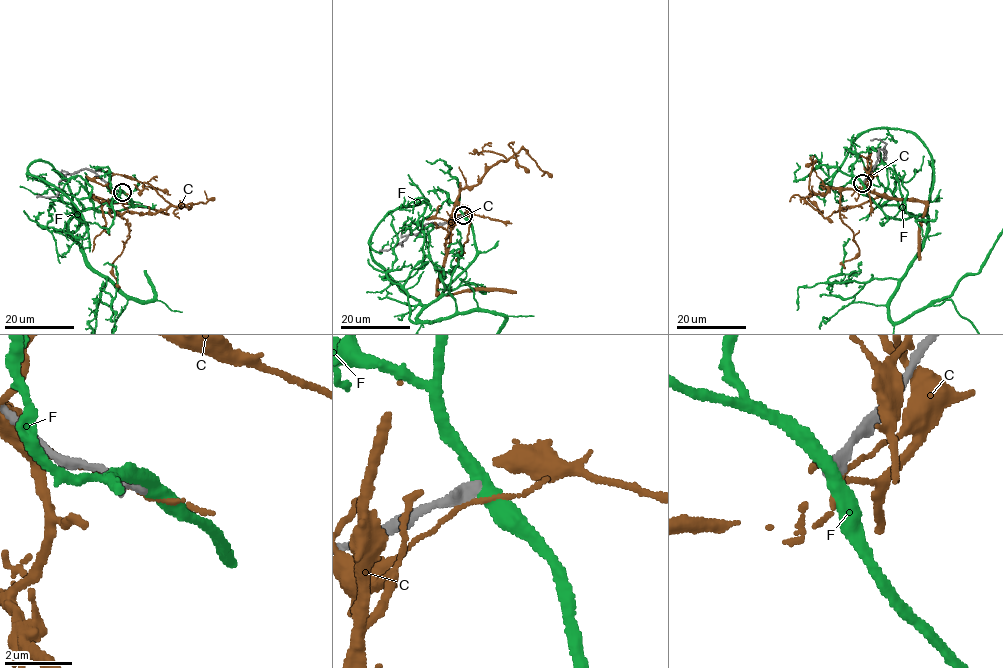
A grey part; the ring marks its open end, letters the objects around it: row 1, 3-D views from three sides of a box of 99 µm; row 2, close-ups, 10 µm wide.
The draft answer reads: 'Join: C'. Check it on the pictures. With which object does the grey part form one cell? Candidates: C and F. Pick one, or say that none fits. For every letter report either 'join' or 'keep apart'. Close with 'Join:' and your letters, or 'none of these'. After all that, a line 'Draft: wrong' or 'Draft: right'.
C: keep apart
F: keep apart
Join: none of these
Draft: wrong

